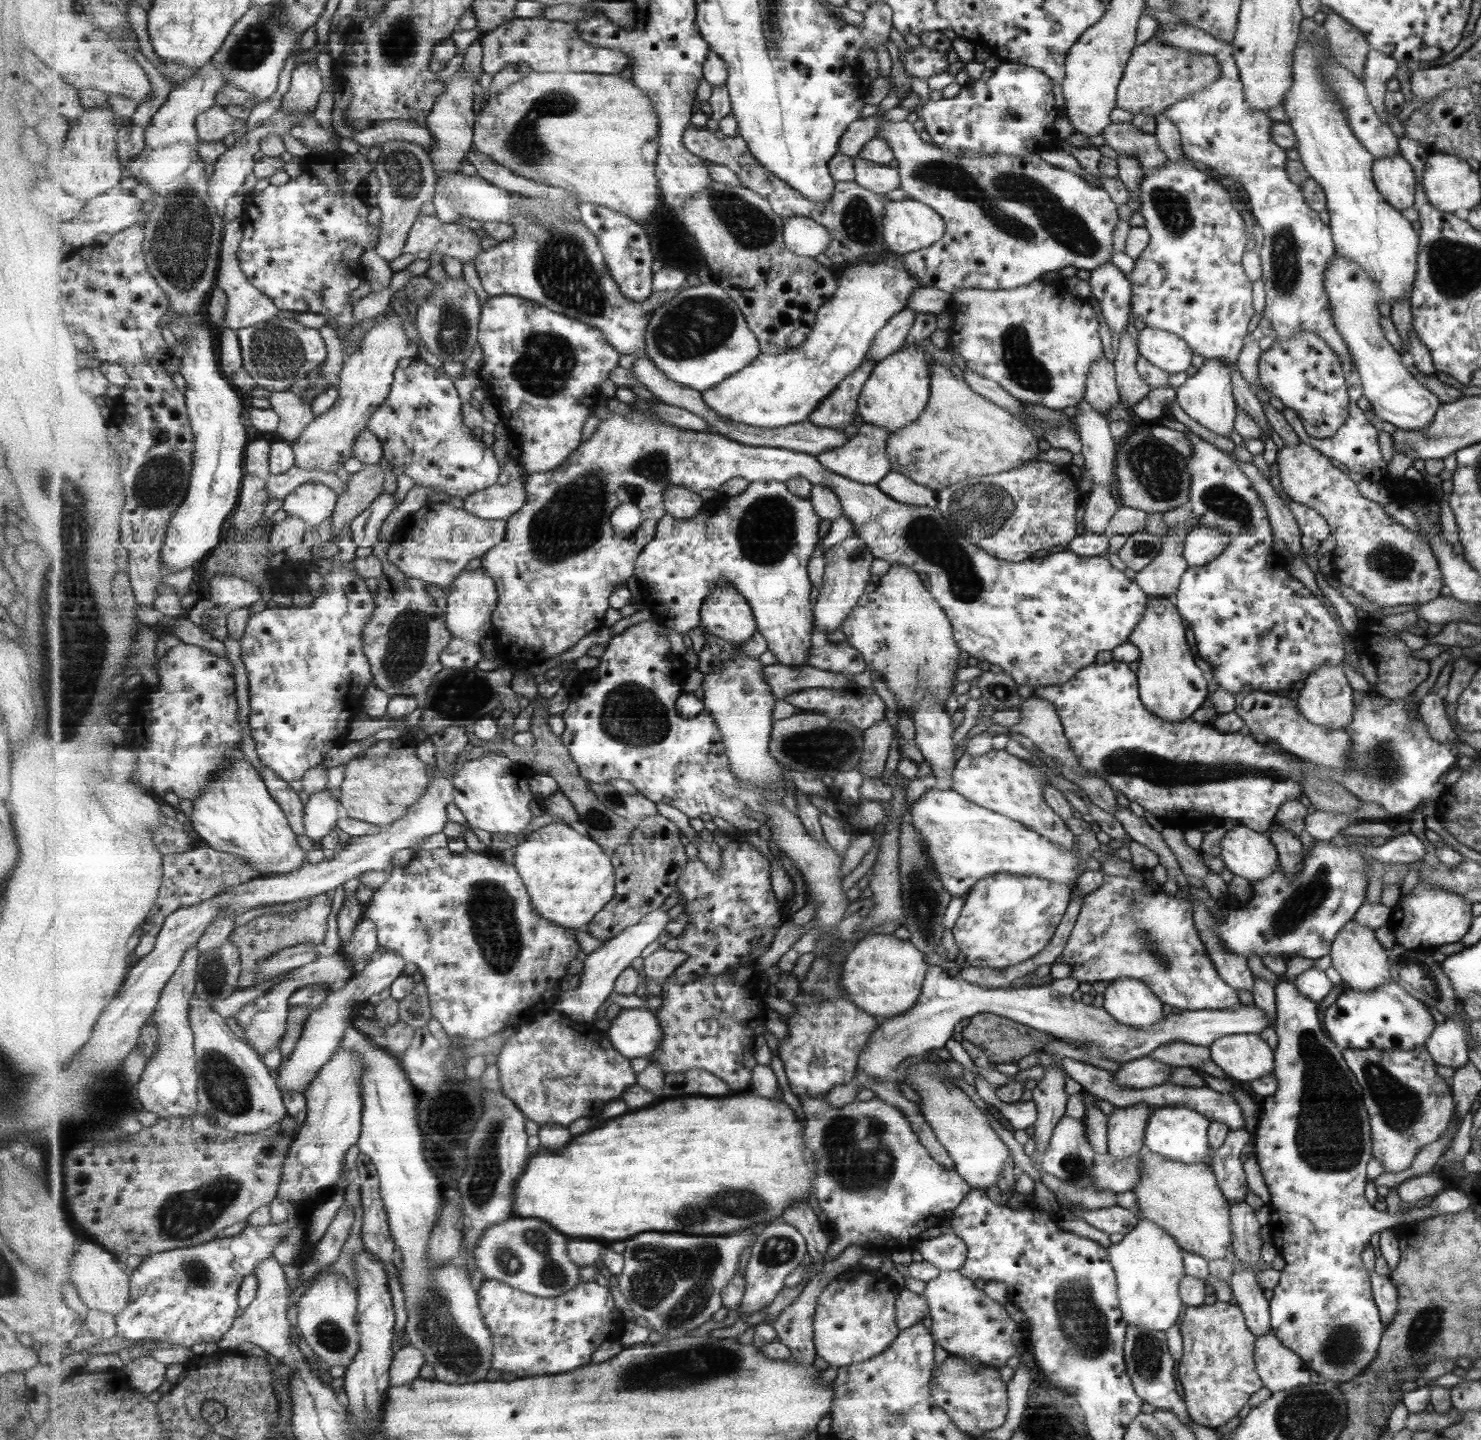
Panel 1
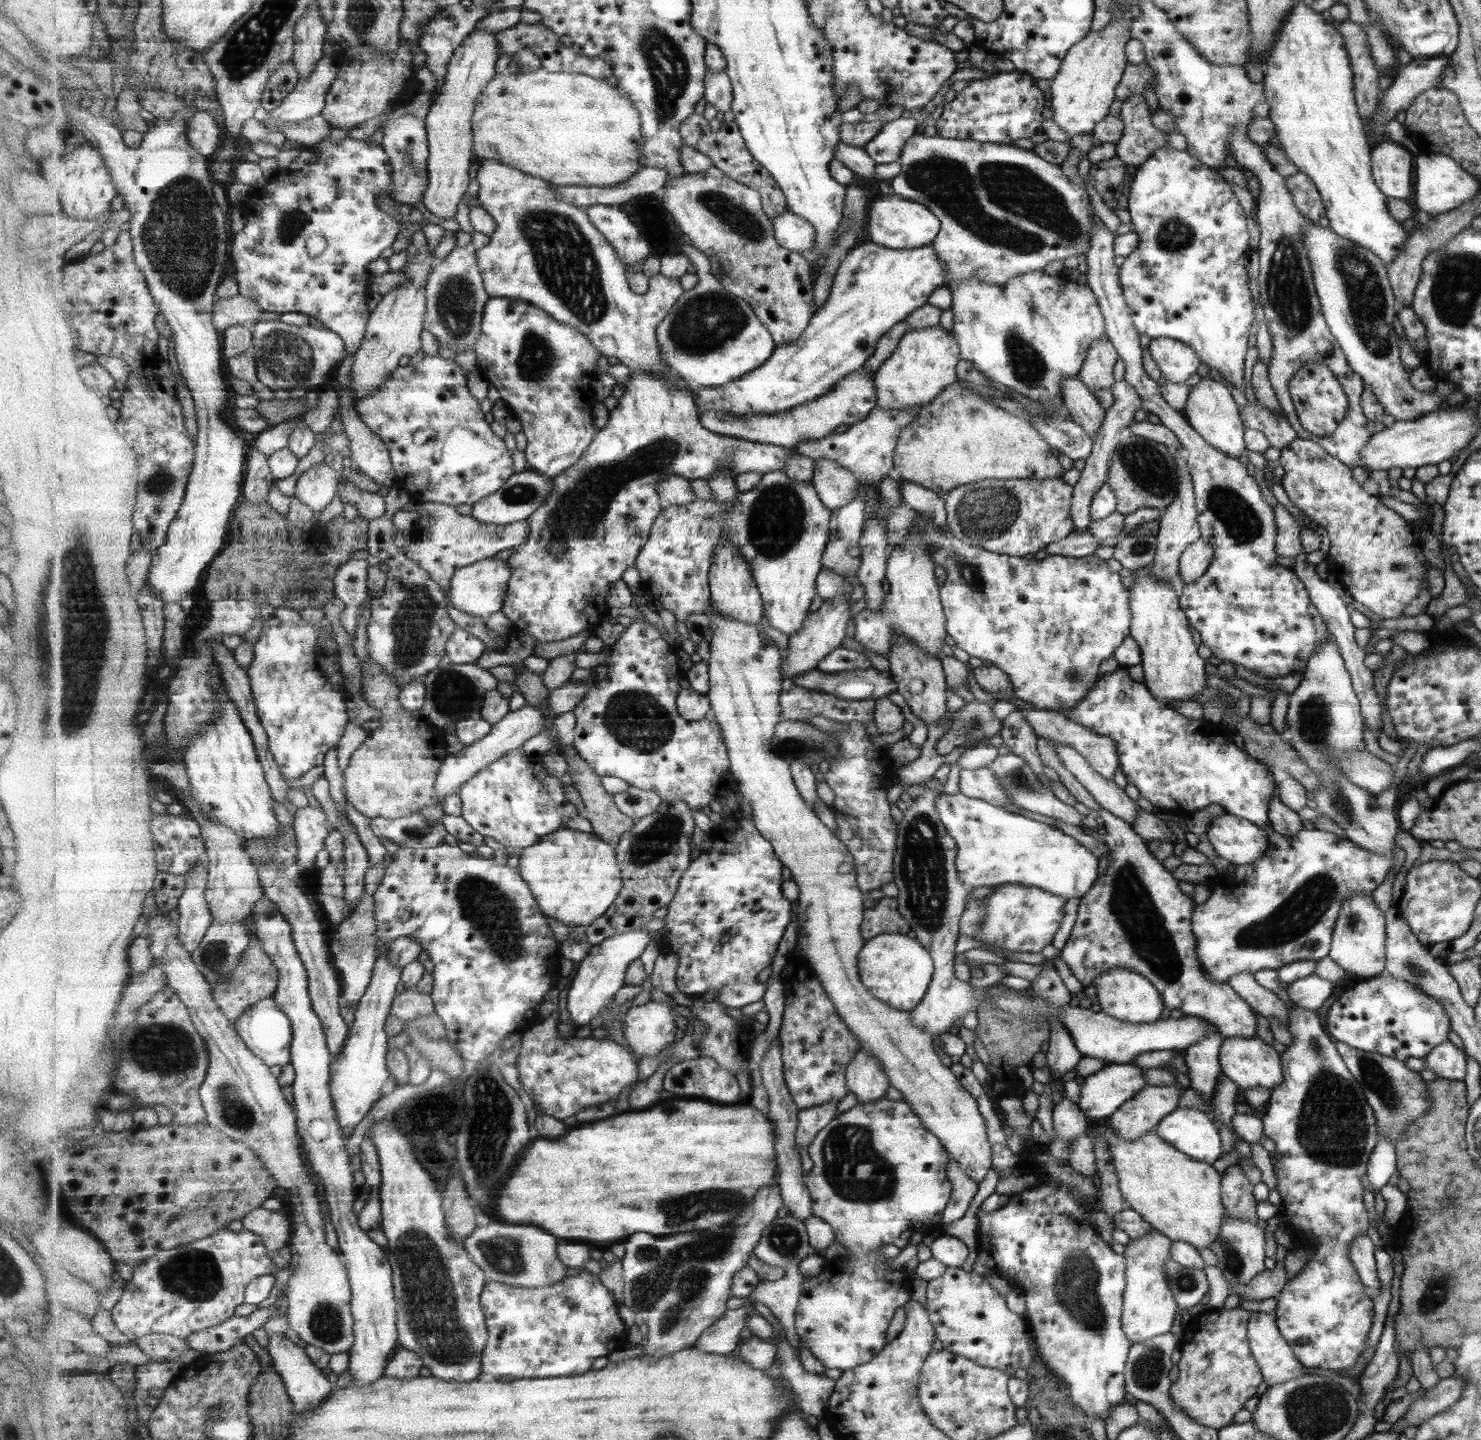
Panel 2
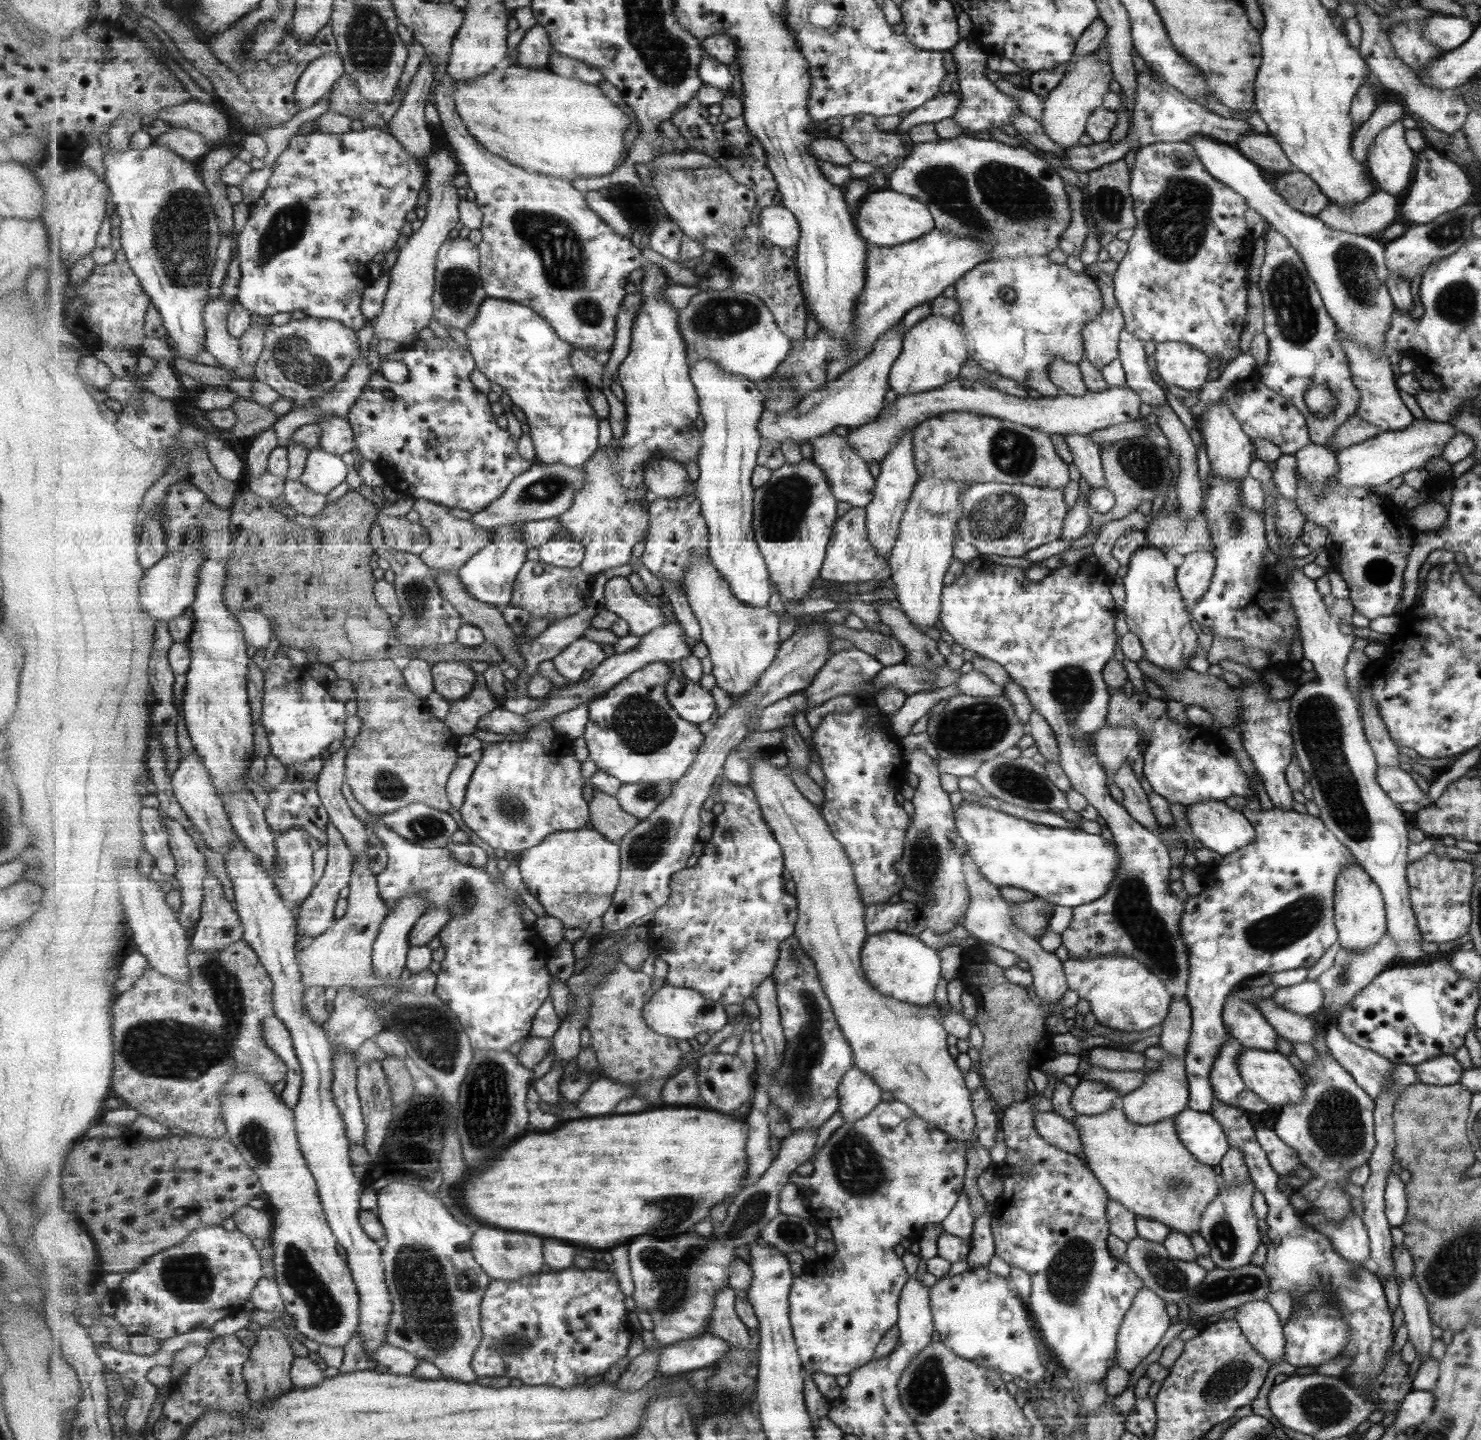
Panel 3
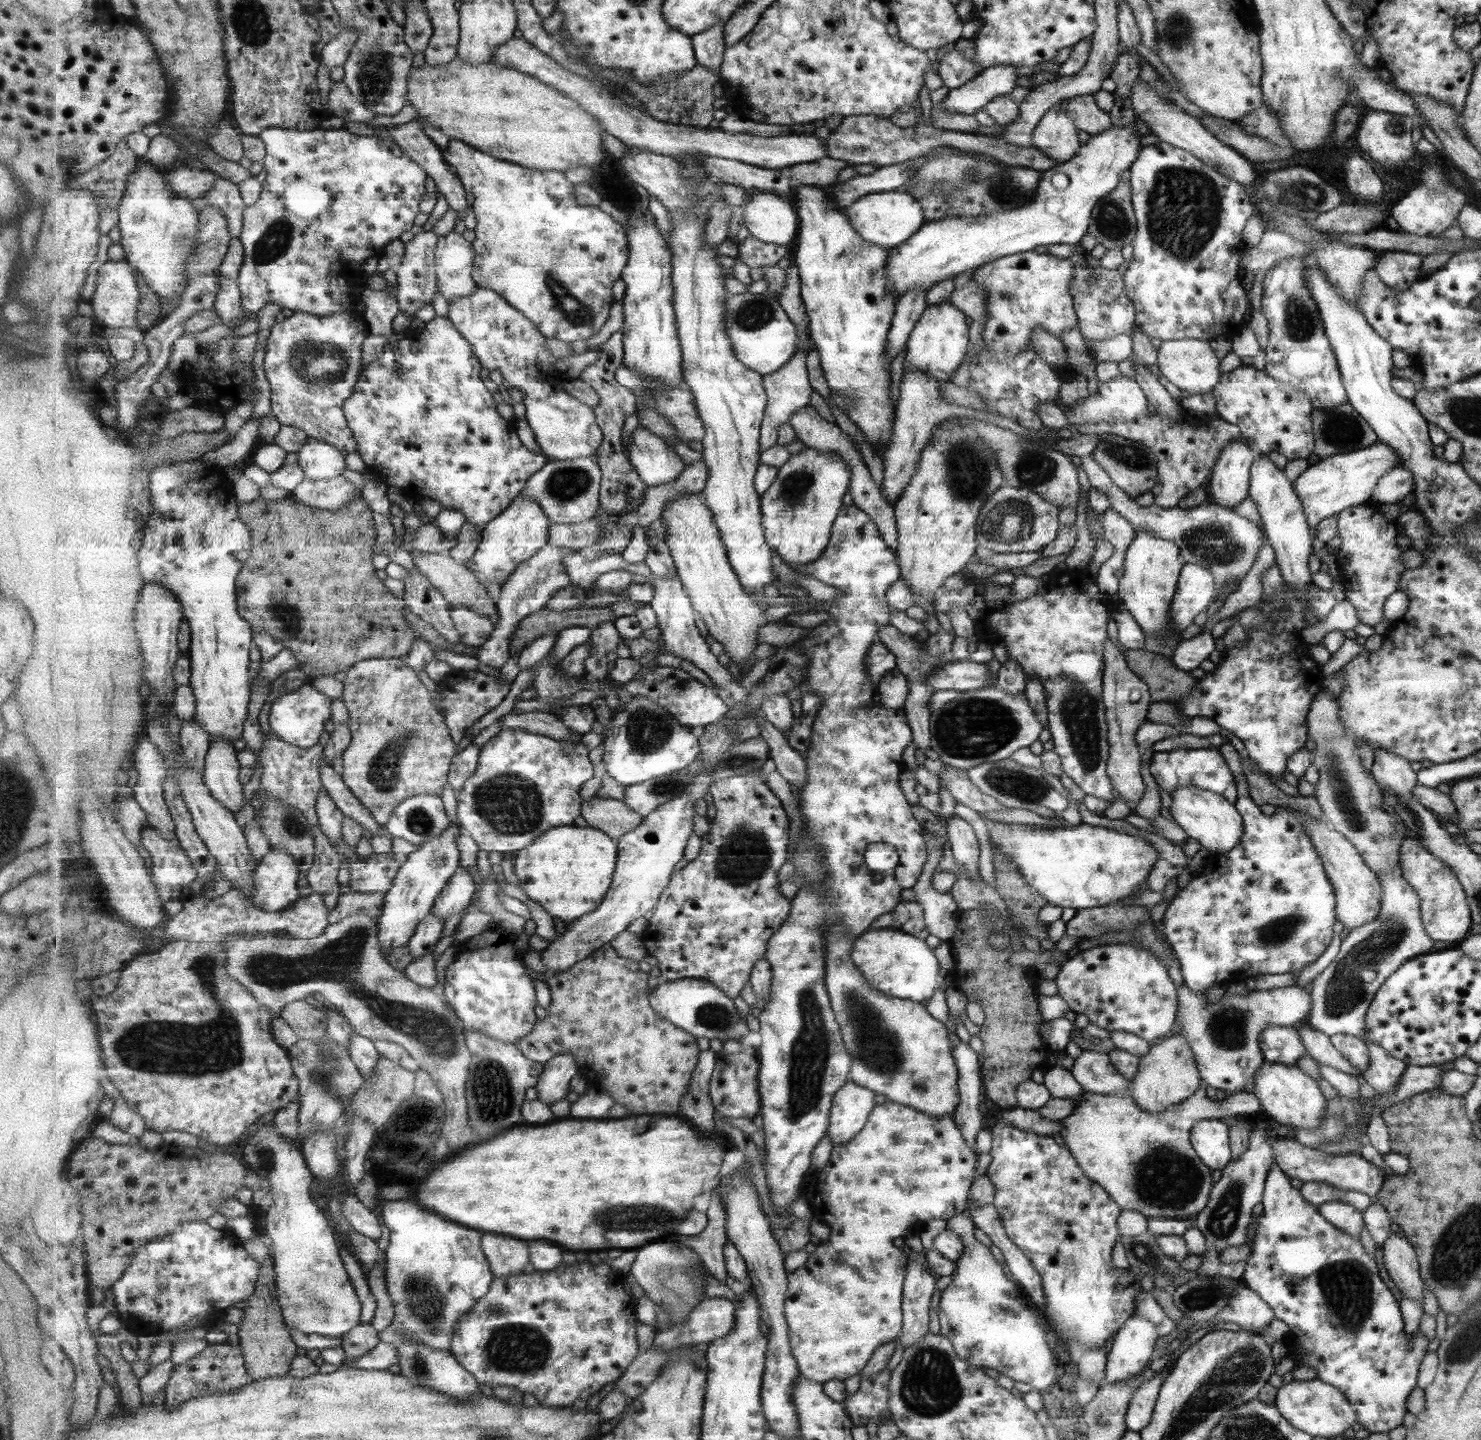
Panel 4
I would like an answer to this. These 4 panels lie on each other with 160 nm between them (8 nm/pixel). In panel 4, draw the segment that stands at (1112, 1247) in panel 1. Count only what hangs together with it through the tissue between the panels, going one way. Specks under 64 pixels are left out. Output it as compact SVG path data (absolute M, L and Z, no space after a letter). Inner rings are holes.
M1131 1315L1123 1323L1114 1334L1106 1356L1104 1383L1123 1382L1145 1368L1157 1340L1155 1325L1139 1315Z

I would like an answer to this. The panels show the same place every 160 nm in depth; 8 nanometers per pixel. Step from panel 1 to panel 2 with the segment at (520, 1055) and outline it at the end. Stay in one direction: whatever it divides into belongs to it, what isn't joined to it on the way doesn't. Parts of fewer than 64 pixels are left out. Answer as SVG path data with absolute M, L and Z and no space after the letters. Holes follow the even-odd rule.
M553 1014L547 1018L547 1022L541 1020L521 1034L520 1051L514 1066L518 1070L518 1078L522 1088L535 1102L537 1113L554 1116L563 1121L565 1118L575 1116L577 1112L587 1110L589 1106L597 1106L597 1104L616 1100L627 1086L638 1083L638 1060L622 1044L605 1038L596 1039L592 1036L580 1039L574 1034L571 1038L563 1039L559 1034L559 1024L559 1016Z

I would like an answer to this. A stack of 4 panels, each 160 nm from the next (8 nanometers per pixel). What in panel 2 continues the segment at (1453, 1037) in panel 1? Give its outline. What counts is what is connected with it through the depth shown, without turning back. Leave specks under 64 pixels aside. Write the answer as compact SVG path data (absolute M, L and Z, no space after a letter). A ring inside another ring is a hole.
M1445 1039L1424 1056L1423 1066L1430 1068L1439 1078L1463 1081L1465 1059L1465 1053Z

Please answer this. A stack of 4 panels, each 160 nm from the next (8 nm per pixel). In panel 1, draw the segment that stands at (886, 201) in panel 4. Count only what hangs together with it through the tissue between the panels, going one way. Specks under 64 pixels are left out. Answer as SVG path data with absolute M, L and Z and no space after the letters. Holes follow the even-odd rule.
M909 199L885 203L882 228L885 248L889 253L897 256L931 247L931 245L938 243L938 240L946 232L946 224L943 224L943 220L937 212L921 201Z

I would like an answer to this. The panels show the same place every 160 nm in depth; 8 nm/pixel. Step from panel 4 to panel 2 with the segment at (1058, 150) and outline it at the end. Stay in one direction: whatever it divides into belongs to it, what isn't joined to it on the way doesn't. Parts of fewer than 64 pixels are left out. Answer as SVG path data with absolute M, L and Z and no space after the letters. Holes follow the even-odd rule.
M1121 5L1120 13L1096 31L1089 31L1066 52L1058 74L1051 79L1049 88L1049 117L1071 138L1077 134L1090 134L1096 124L1102 122L1114 104L1113 90L1122 72L1129 65L1125 59L1124 46L1131 38L1129 10Z

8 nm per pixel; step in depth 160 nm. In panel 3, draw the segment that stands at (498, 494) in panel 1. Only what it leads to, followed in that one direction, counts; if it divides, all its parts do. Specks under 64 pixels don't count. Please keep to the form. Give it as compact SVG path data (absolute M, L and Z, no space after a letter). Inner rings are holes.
M537 463L531 470L527 470L527 472L517 476L501 497L492 502L491 506L484 511L473 514L470 520L476 526L497 529L502 526L517 524L518 522L526 523L557 518L573 504L573 497L583 486L585 479L585 466L571 468L560 463L555 465Z

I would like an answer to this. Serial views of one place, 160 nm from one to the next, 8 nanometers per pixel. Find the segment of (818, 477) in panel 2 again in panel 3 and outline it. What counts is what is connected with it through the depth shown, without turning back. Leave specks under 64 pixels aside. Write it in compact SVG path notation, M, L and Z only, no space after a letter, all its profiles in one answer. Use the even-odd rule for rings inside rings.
M830 432L825 436L814 438L810 443L814 448L811 458L819 465L819 468L823 469L835 498L839 502L848 502L855 508L864 508L872 499L874 480L869 475L867 465L851 448L846 437Z

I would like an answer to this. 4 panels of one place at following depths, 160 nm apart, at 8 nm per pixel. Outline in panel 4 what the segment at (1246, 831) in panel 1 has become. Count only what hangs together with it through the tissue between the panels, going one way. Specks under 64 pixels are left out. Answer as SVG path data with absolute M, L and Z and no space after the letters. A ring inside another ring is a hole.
M1182 786L1171 793L1171 805L1168 810L1183 832L1206 848L1210 856L1230 852L1240 842L1244 830L1242 818L1234 808L1233 802L1227 801L1220 795L1194 786Z

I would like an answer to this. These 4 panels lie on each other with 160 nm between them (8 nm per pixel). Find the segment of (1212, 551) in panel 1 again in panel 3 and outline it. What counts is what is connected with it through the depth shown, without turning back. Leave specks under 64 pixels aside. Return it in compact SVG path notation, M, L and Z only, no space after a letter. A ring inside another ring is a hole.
M1206 550L1190 552L1177 567L1177 585L1182 600L1192 607L1209 587L1215 557Z

